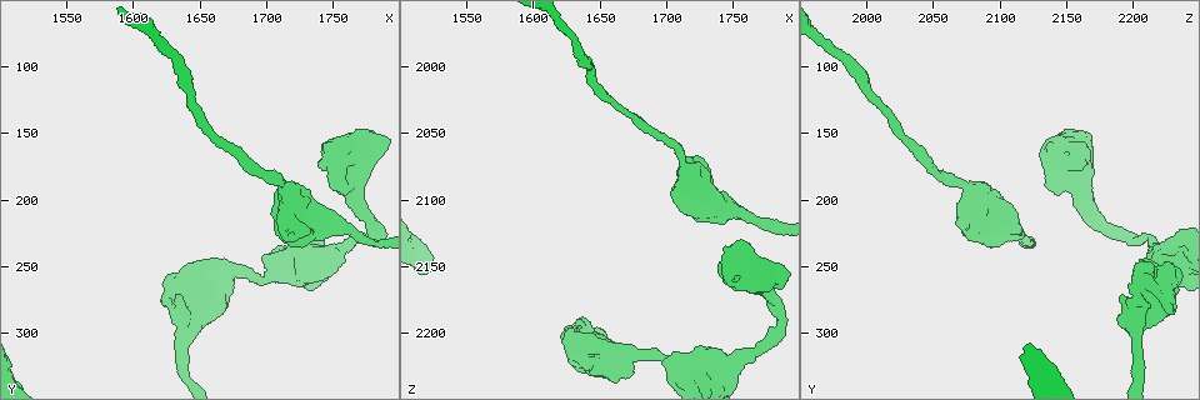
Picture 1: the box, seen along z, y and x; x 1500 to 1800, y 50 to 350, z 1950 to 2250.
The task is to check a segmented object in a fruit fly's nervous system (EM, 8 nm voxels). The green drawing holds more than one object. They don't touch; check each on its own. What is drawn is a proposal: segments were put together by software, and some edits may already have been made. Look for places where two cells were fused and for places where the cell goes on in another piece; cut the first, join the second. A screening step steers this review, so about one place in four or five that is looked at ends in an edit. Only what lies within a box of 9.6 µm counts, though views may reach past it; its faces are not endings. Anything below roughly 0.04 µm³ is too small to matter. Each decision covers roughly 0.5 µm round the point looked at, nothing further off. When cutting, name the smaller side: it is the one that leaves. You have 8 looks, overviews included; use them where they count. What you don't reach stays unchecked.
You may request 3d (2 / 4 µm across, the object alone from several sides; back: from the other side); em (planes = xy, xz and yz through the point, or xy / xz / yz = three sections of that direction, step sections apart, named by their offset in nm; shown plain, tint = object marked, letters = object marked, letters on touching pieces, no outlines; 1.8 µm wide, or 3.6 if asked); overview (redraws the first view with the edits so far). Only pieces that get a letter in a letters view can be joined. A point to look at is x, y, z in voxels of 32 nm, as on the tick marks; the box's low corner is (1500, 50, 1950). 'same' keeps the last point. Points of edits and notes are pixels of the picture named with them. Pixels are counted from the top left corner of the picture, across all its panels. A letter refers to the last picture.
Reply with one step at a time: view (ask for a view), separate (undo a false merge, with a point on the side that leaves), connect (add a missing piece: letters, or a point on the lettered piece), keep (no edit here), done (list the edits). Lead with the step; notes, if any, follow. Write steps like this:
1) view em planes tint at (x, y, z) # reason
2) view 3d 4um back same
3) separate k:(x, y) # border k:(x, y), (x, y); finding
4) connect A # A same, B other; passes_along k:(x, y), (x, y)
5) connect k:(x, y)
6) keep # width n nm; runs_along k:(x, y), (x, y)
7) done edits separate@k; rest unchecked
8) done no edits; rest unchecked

view em 3.6um yz step 8 tint at (1756, 222, 2110) # sudden change in width

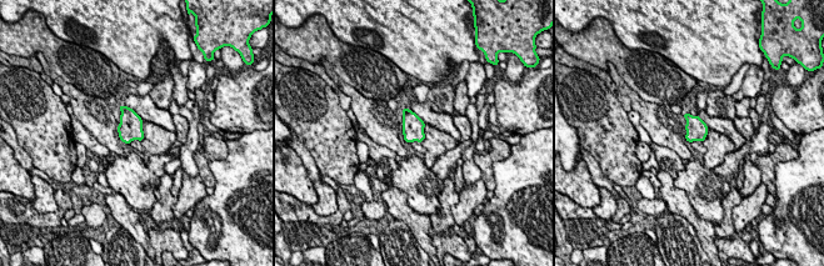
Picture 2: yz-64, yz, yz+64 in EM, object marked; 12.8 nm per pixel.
view em 3.6um planes letters same

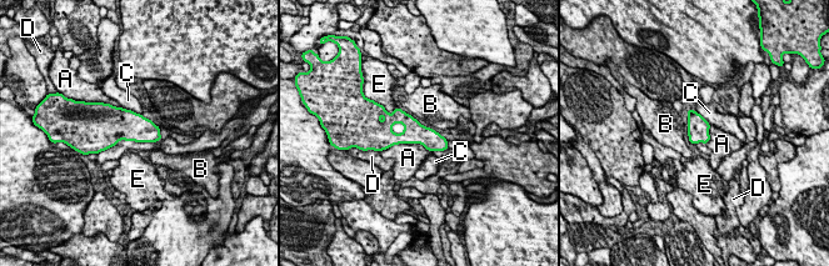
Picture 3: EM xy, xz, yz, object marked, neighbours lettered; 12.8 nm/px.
keep # longest_contact A 650 nm; A other, B other, C other, D other, E other; border 3:(429, 150), (394, 144), (380, 152); continuous, no second cell

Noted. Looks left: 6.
view 3d 4um at (1698, 258, 2218) # abrupt turn

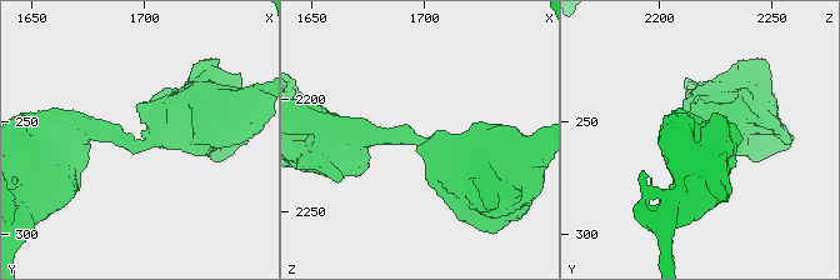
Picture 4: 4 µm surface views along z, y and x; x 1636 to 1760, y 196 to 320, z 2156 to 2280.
view em 3.6um yz step 4 tint at (1697, 258, 2218) # arm_widths 260, 600 nm; now the EM

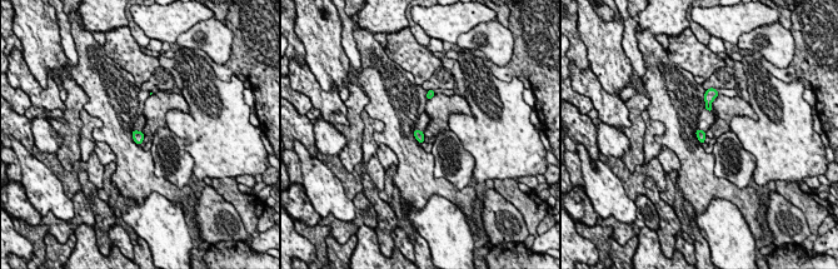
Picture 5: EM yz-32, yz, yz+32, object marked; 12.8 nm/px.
view em 3.6um planes letters same

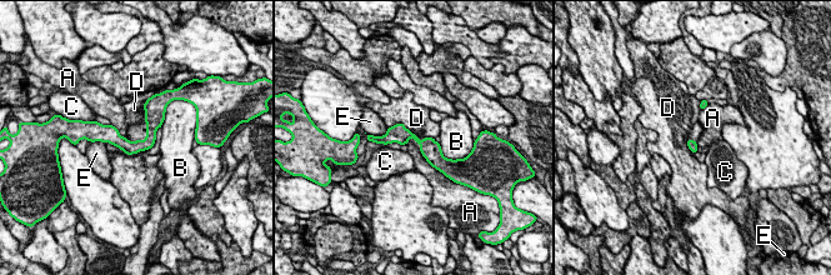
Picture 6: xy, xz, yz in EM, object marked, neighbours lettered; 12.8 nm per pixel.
keep # width 130 nm; A other, B other, C other, D other, E other; border 6:(388, 126), (401, 123), (419, 136); all the same cell

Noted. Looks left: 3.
view 3d 4um at (1644, 290, 2206) # arms part here

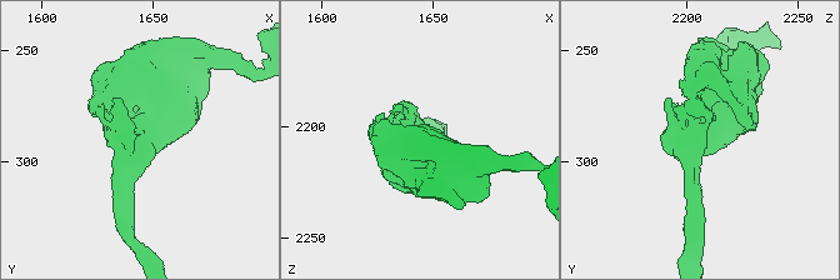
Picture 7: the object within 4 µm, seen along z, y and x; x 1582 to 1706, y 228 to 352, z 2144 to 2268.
view em 3.6um xz step 8 tint at (1644, 287, 2206)

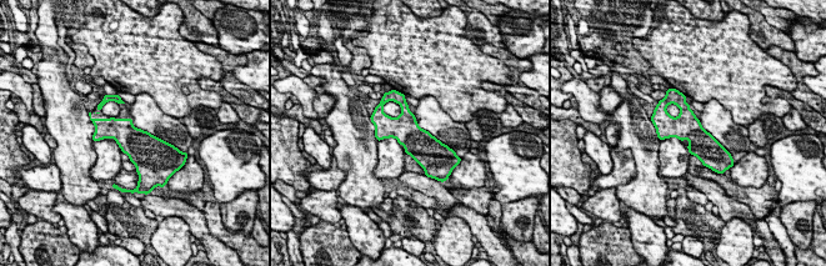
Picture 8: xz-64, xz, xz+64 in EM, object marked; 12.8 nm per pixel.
view em 3.6um planes letters same # another direction

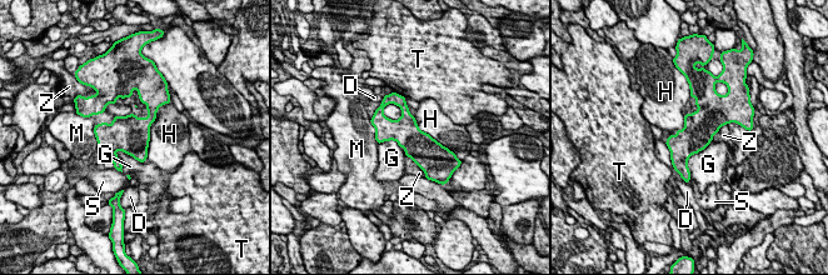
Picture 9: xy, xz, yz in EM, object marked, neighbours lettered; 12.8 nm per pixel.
keep # D other, G other, H other, M other, S other, T other, Z other; border 9:(161, 105), (150, 126), (145, 160); one cell here

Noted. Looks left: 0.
done no edits; rest unchecked

